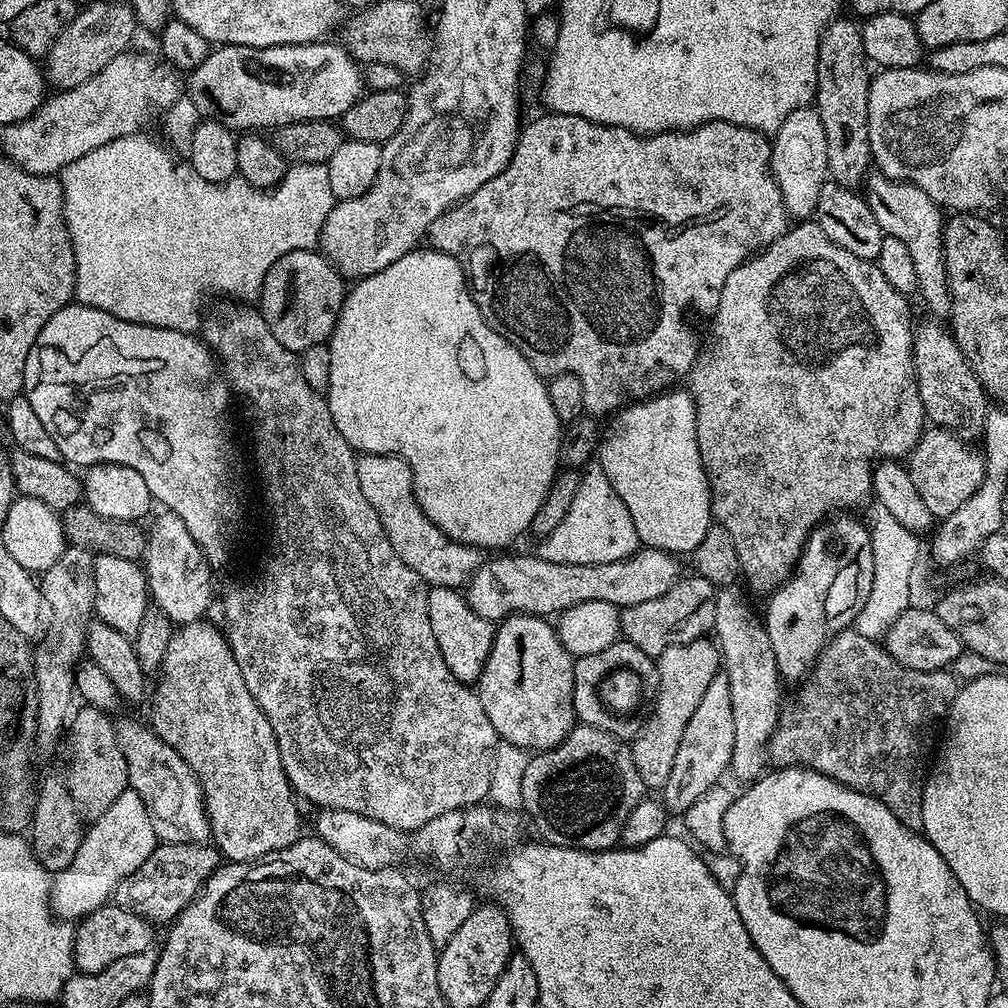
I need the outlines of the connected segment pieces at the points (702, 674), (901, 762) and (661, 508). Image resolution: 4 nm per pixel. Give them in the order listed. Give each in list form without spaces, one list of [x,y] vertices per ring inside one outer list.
[[[701,638],[689,644],[675,644],[666,649],[661,656],[655,657],[654,663],[658,670],[658,690],[654,694],[656,705],[652,708],[652,717],[644,724],[644,729],[636,736],[636,741],[631,741],[630,747],[634,766],[638,766],[638,774],[642,778],[645,789],[663,790],[666,778],[670,778],[670,770],[674,770],[674,758],[678,754],[678,745],[682,743],[682,733],[686,731],[686,722],[698,710],[698,702],[702,702],[702,694],[706,694],[706,686],[721,671],[721,652],[717,645],[708,638]]]
[[[852,626],[839,632],[829,644],[820,651],[820,656],[816,660],[816,665],[812,667],[806,679],[799,685],[800,693],[796,696],[793,704],[785,703],[783,705],[780,718],[776,724],[776,728],[772,732],[772,737],[767,745],[767,755],[770,757],[771,763],[777,769],[781,768],[812,768],[818,774],[822,774],[826,778],[830,778],[834,782],[838,782],[847,788],[853,788],[855,792],[866,794],[870,798],[874,798],[878,802],[882,802],[882,806],[886,806],[890,810],[890,814],[894,814],[894,818],[898,818],[898,822],[902,822],[902,826],[906,826],[912,832],[923,833],[922,826],[922,794],[924,793],[924,782],[930,772],[930,757],[934,752],[934,745],[937,743],[936,731],[941,731],[942,725],[945,723],[946,717],[958,691],[958,681],[951,671],[941,670],[939,672],[923,672],[922,670],[910,669],[909,666],[902,664],[894,659],[883,643],[877,642],[870,637],[863,637],[858,634]]]
[[[676,391],[633,402],[615,413],[600,441],[598,463],[626,502],[641,545],[691,554],[714,523],[712,495],[698,450],[696,403],[687,391]]]

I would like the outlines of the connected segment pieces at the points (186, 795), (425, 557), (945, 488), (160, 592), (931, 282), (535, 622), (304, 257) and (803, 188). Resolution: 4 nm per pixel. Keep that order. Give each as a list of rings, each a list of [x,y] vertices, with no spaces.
[[[126,720],[117,725],[116,737],[126,758],[128,785],[142,798],[149,815],[150,826],[154,829],[157,841],[168,844],[184,844],[184,836],[172,836],[168,828],[172,828],[172,820],[164,820],[164,812],[168,816],[184,816],[188,820],[188,808],[196,812],[205,804],[196,804],[196,792],[201,790],[193,771],[173,747],[158,738],[147,725]]]
[[[361,455],[356,461],[358,470],[358,486],[362,486],[362,494],[366,494],[366,502],[374,506],[378,518],[382,522],[382,530],[390,538],[390,546],[394,546],[394,554],[423,578],[425,584],[433,588],[463,589],[482,563],[482,552],[468,544],[460,544],[452,540],[426,514],[422,514],[422,506],[418,506],[414,494],[412,471],[408,463],[400,456]]]
[[[935,426],[925,427],[920,441],[912,447],[906,467],[919,497],[933,518],[954,514],[984,483],[984,458],[979,447],[957,436],[955,432]]]
[[[165,511],[163,515],[153,522],[152,528],[147,529],[148,548],[142,557],[150,600],[161,608],[173,625],[193,624],[196,620],[205,619],[206,613],[213,607],[214,569],[202,554],[198,542],[194,542],[190,530],[186,530],[186,522],[170,511]]]
[[[879,170],[873,171],[867,177],[866,188],[867,184],[866,199],[870,210],[874,210],[874,218],[878,218],[878,226],[882,226],[885,236],[899,238],[910,253],[910,259],[914,262],[914,274],[918,277],[918,296],[924,299],[924,304],[933,312],[929,312],[933,317],[947,317],[952,310],[952,295],[948,289],[944,261],[945,213],[940,205],[930,198],[930,194],[926,194],[926,190],[908,184],[905,180],[891,180]]]
[[[513,614],[499,621],[496,637],[486,666],[478,681],[482,710],[490,718],[497,737],[505,744],[513,744],[533,753],[546,752],[557,746],[572,733],[578,721],[574,710],[574,657],[562,646],[560,633],[543,616]]]
[[[294,250],[270,266],[260,287],[258,311],[266,326],[270,326],[270,334],[274,334],[286,350],[299,354],[310,346],[327,344],[332,339],[345,295],[345,277],[319,251]]]
[[[809,106],[794,110],[780,123],[780,128],[771,137],[772,177],[782,196],[784,208],[796,222],[804,222],[815,213],[818,194],[829,179],[826,162],[826,130],[822,130],[822,118],[815,107]]]

